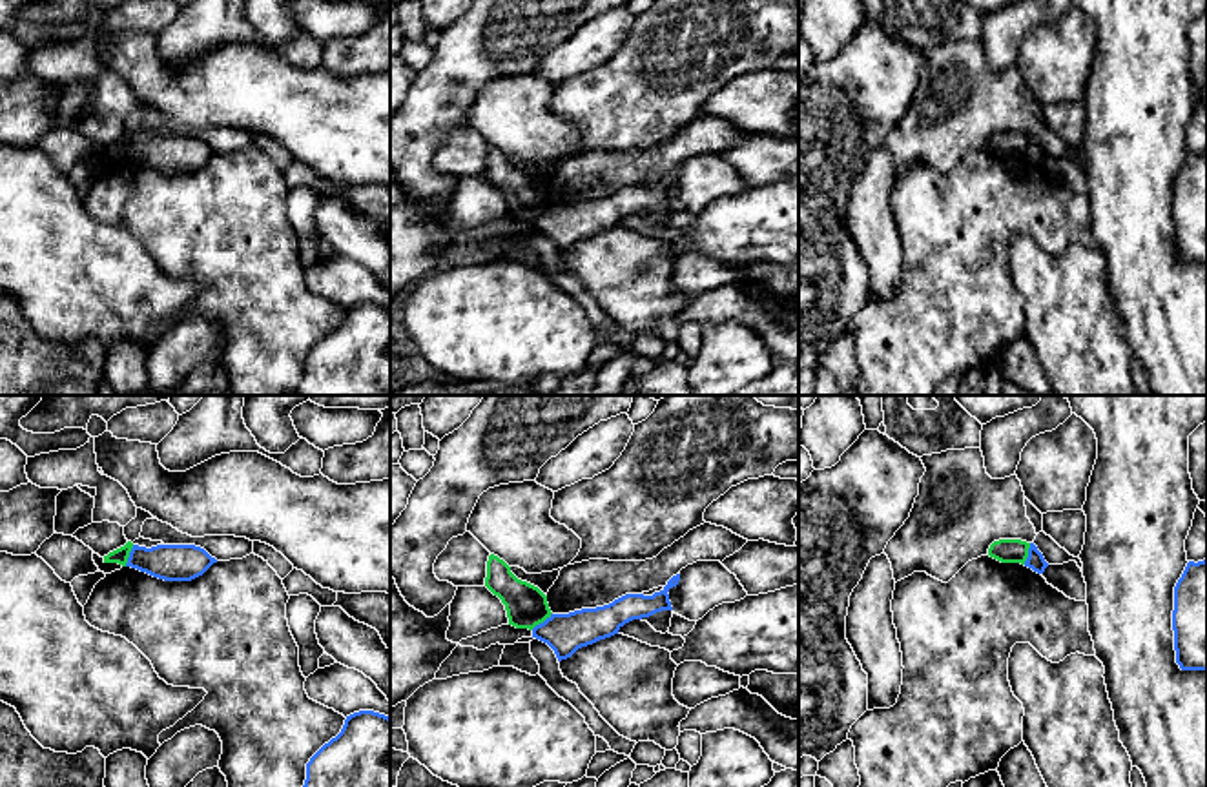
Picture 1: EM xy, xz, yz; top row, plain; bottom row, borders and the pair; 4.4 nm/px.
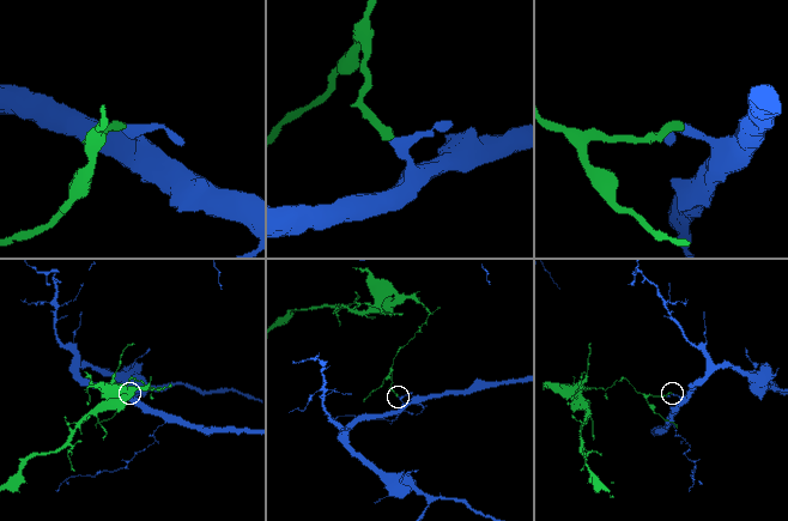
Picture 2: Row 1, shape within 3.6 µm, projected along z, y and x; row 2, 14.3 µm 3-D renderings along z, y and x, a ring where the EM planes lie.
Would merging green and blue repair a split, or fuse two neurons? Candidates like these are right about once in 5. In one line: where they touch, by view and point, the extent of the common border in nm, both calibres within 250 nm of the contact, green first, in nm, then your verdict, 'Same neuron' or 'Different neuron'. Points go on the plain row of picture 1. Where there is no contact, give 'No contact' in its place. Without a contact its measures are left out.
Touches green at xz (540, 214). Shared border 120 nm. Thickness 180 nm (green) against 180 nm. Different neuron

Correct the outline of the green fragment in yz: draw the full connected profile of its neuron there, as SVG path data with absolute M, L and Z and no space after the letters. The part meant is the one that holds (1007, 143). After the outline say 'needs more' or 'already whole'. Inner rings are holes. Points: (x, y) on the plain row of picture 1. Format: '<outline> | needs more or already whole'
M999 131L988 140L988 148L1001 155L1021 155L1025 157L1028 149L1030 135L1021 131Z | already whole

